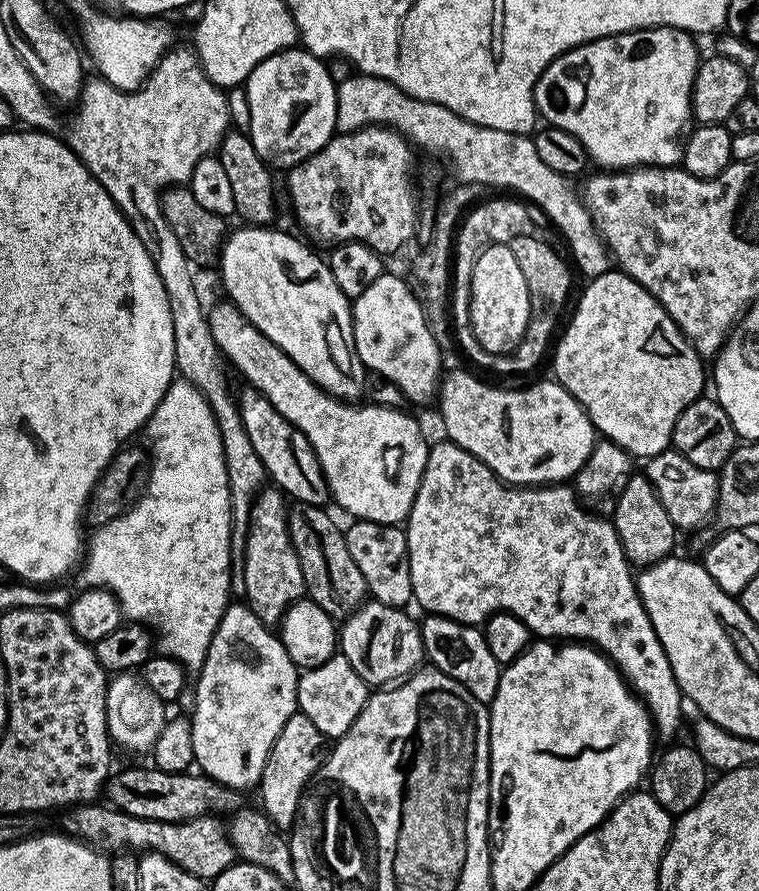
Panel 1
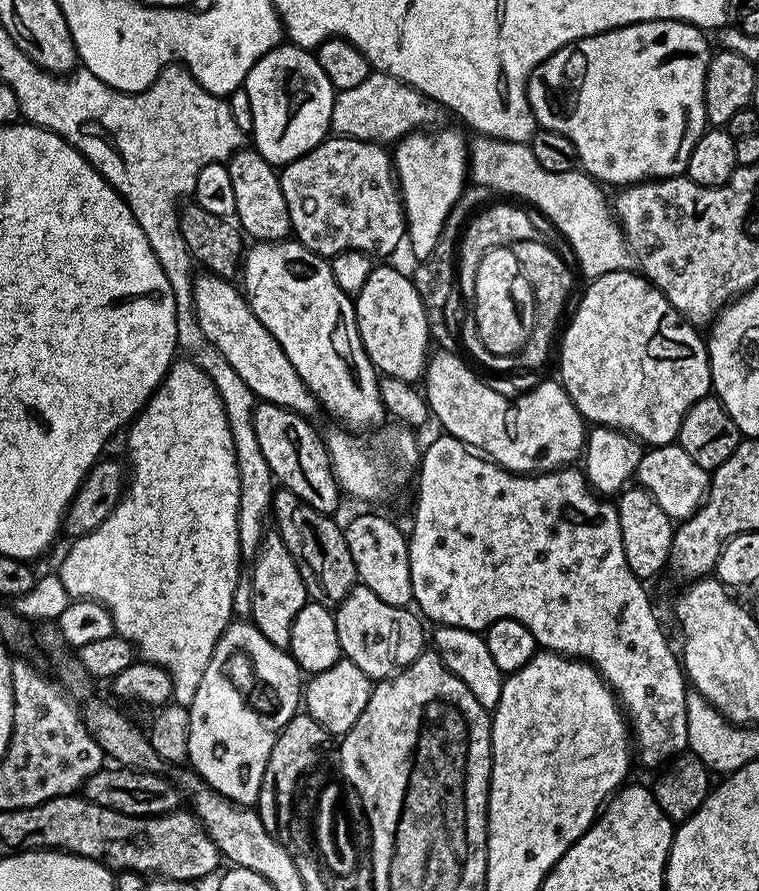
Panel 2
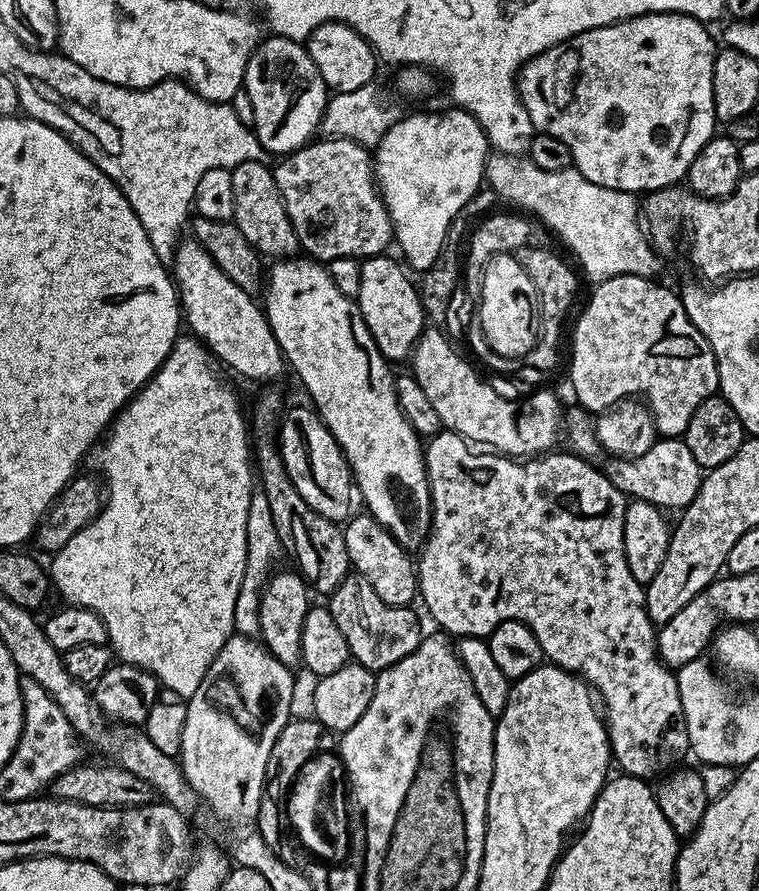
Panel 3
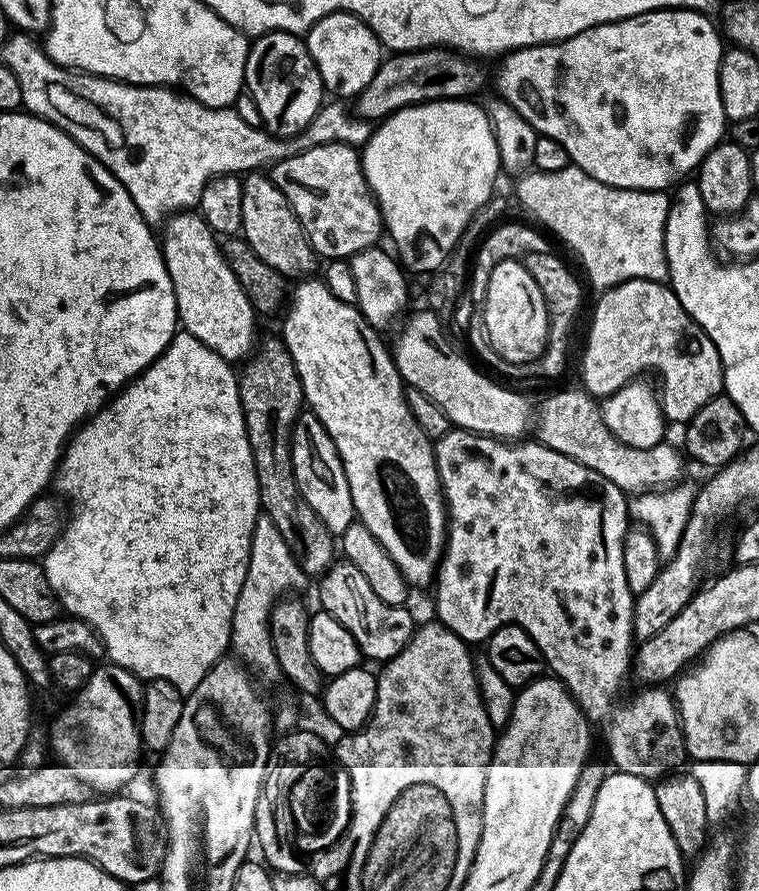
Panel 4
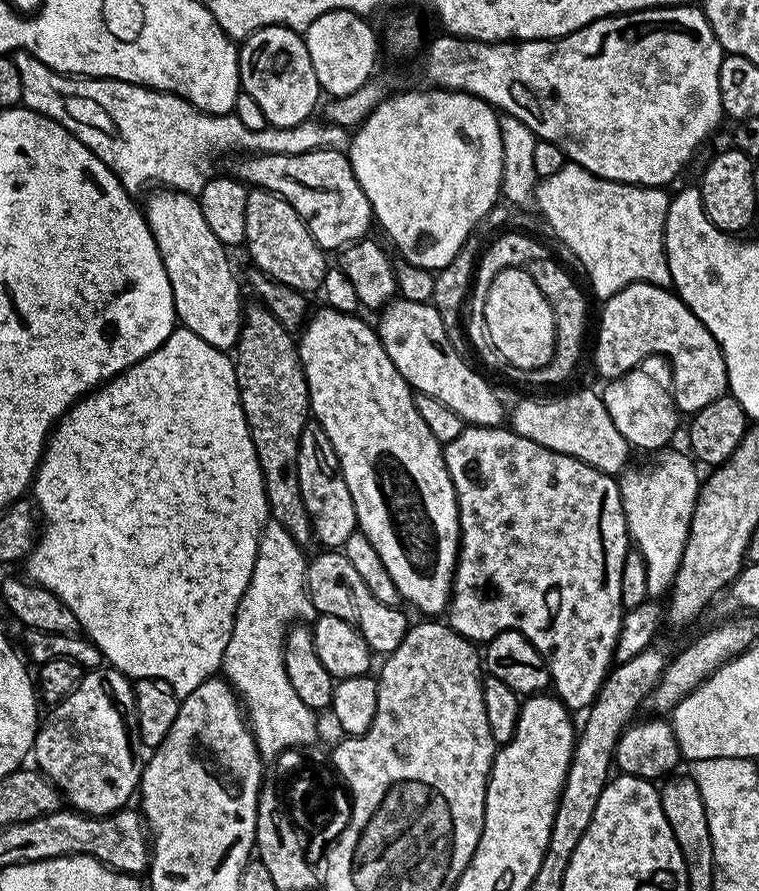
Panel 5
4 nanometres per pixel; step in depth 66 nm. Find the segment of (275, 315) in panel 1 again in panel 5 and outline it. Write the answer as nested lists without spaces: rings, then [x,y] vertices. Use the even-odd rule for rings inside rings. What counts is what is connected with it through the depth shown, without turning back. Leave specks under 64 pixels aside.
[[[327,306],[321,309],[298,336],[311,415],[324,427],[326,438],[330,438],[338,454],[346,486],[350,486],[350,498],[354,498],[359,531],[378,550],[378,558],[382,558],[390,578],[394,578],[394,586],[398,586],[401,601],[413,604],[425,617],[439,617],[452,599],[452,579],[460,556],[460,515],[454,482],[446,470],[444,449],[438,438],[430,434],[430,426],[422,422],[414,389],[398,374],[394,362],[390,362],[377,329],[359,320],[359,315],[336,312]]]

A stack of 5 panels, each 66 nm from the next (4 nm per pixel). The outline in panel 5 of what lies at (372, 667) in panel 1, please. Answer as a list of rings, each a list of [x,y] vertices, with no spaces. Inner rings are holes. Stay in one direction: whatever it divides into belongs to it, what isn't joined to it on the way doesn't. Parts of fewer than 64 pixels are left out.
[[[320,550],[316,557],[311,557],[308,560],[306,582],[317,613],[321,616],[334,615],[354,626],[373,654],[387,654],[398,650],[398,642],[406,638],[410,619],[404,613],[405,609],[382,606],[382,602],[378,602],[378,598],[374,598],[374,594],[366,590],[362,577],[354,571],[350,558],[346,558],[343,551]]]

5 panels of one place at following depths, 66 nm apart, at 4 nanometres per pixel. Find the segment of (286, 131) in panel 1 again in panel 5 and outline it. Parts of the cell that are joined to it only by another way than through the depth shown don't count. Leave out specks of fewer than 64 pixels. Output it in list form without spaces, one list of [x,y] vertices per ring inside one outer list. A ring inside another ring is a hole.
[[[271,24],[248,35],[238,48],[240,54],[240,87],[262,106],[269,125],[274,128],[293,128],[309,119],[322,100],[318,77],[307,54],[303,35],[283,24]]]

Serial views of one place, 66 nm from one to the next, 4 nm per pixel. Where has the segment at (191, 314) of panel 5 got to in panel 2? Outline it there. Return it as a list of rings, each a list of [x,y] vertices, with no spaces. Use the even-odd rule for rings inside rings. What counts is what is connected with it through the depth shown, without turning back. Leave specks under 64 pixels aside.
[[[200,275],[195,277],[192,286],[192,301],[202,334],[206,334],[210,343],[222,350],[222,358],[234,366],[238,378],[242,378],[242,382],[246,382],[246,386],[250,386],[252,393],[261,401],[311,417],[312,411],[318,408],[316,397],[304,385],[298,370],[294,370],[290,358],[286,358],[282,346],[272,337],[270,330],[258,322],[243,291],[223,276]]]

